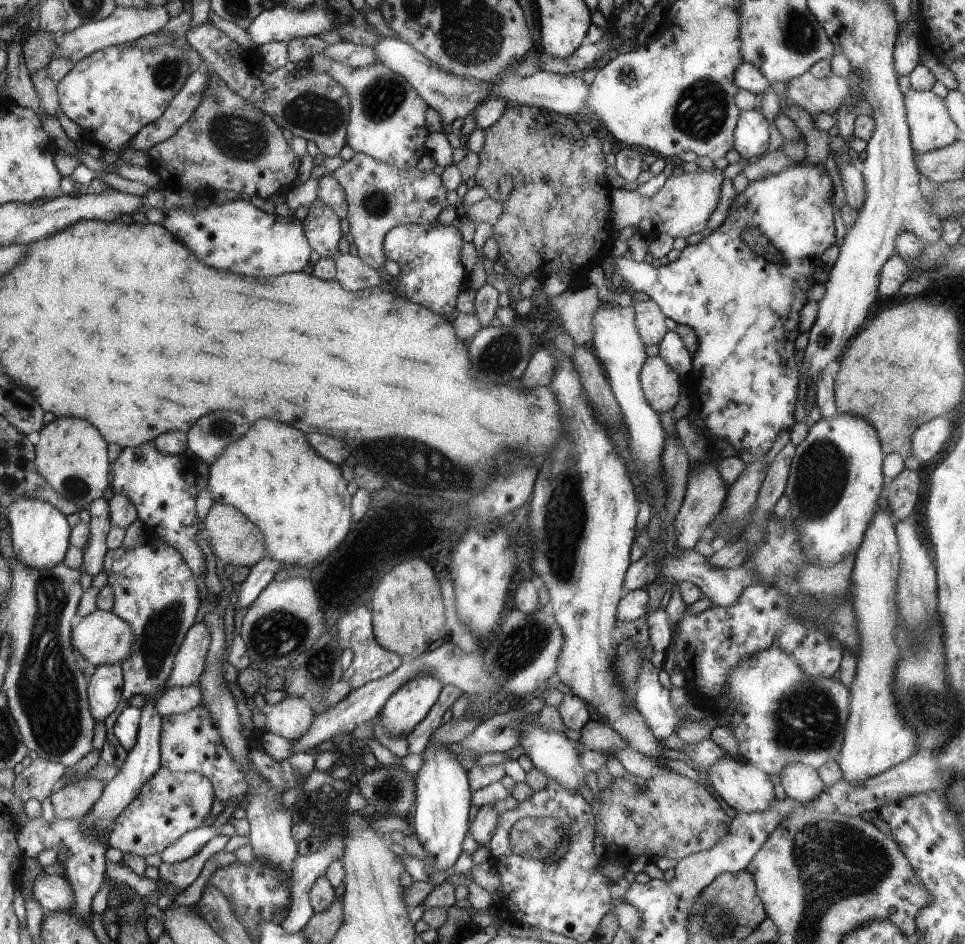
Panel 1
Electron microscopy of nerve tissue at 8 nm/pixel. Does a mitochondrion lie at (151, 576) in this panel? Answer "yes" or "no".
no

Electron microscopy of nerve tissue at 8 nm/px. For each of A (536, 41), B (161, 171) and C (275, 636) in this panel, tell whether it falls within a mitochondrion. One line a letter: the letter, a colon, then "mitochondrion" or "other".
A: other
B: other
C: mitochondrion

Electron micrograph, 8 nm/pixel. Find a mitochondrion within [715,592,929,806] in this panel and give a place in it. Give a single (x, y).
(815, 726)

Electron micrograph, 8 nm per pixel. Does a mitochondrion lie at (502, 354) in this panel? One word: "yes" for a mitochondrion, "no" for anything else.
yes

